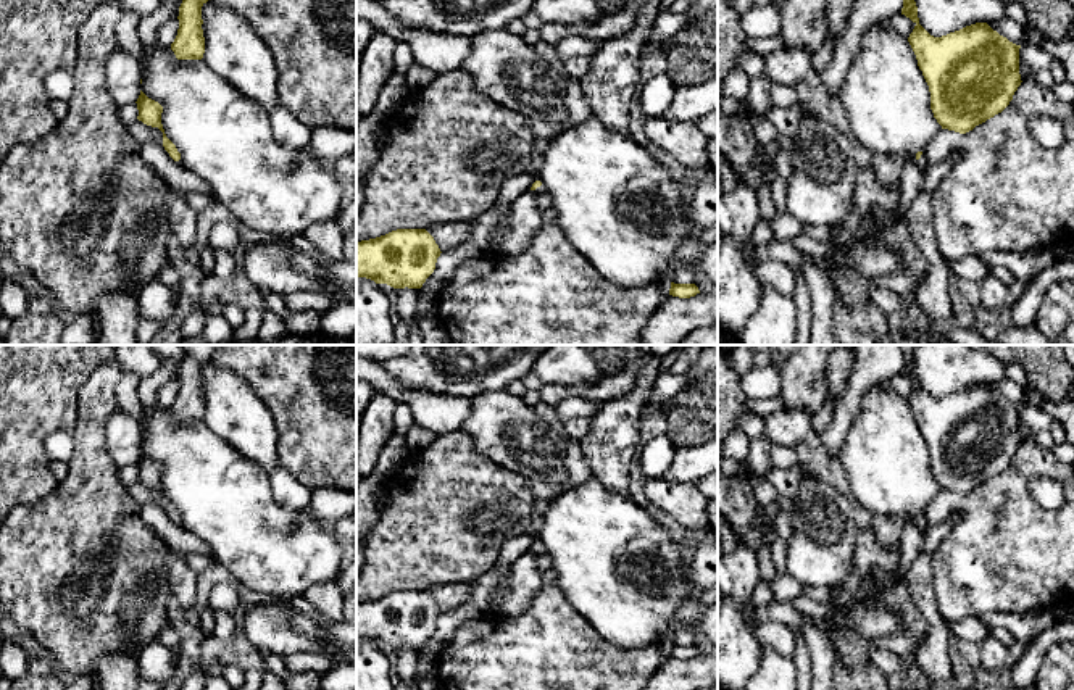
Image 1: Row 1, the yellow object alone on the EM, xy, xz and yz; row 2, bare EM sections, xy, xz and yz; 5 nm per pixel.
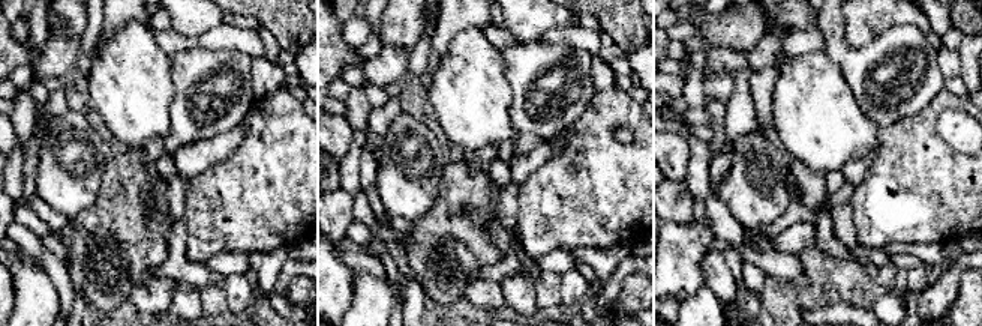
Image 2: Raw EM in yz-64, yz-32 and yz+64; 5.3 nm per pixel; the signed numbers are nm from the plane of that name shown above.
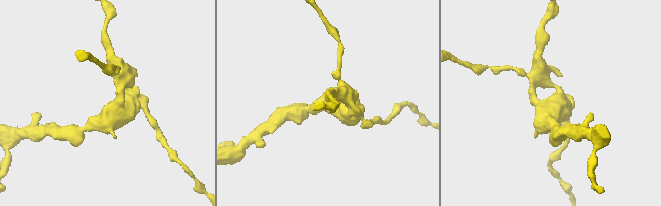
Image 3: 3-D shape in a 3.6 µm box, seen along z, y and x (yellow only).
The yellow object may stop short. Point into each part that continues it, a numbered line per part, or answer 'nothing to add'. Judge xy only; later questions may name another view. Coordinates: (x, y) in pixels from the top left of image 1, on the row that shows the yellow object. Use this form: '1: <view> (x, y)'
nothing to add

